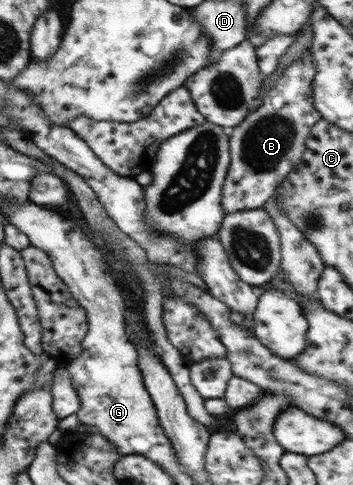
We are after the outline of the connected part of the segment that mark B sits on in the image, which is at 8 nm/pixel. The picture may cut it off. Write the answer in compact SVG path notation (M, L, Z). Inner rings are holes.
M307 46L301 56L297 56L275 80L273 89L267 90L259 107L247 114L247 117L230 130L230 165L222 187L222 207L228 215L239 211L262 208L266 202L275 197L285 177L293 171L293 167L301 162L305 153L305 141L309 139L311 127L322 119L313 103L313 80L317 73L315 60L311 56L310 46Z

